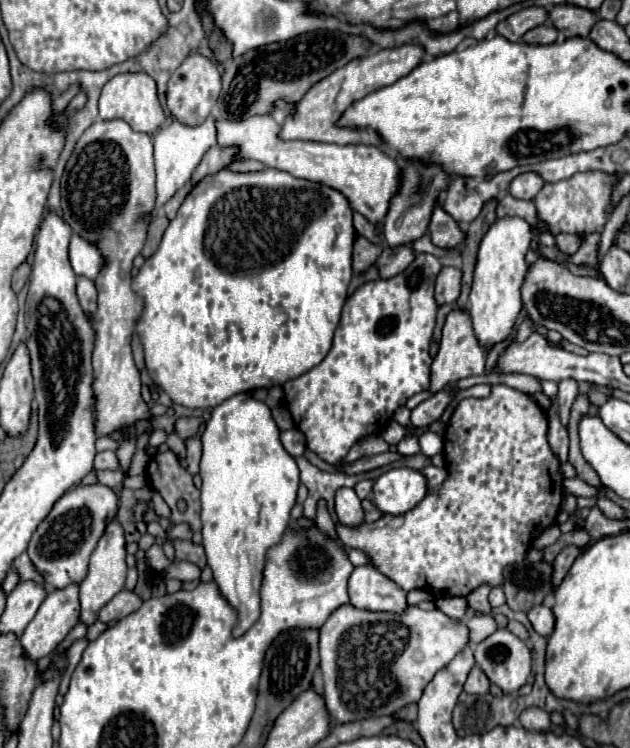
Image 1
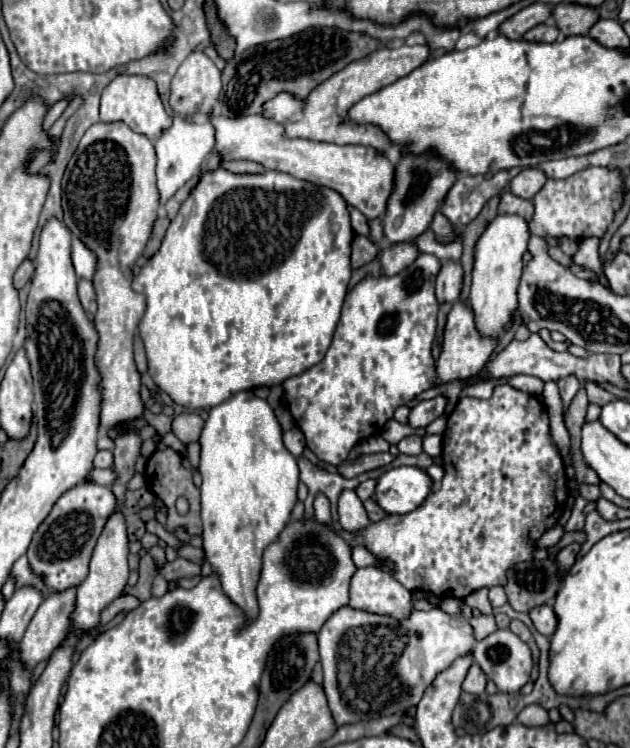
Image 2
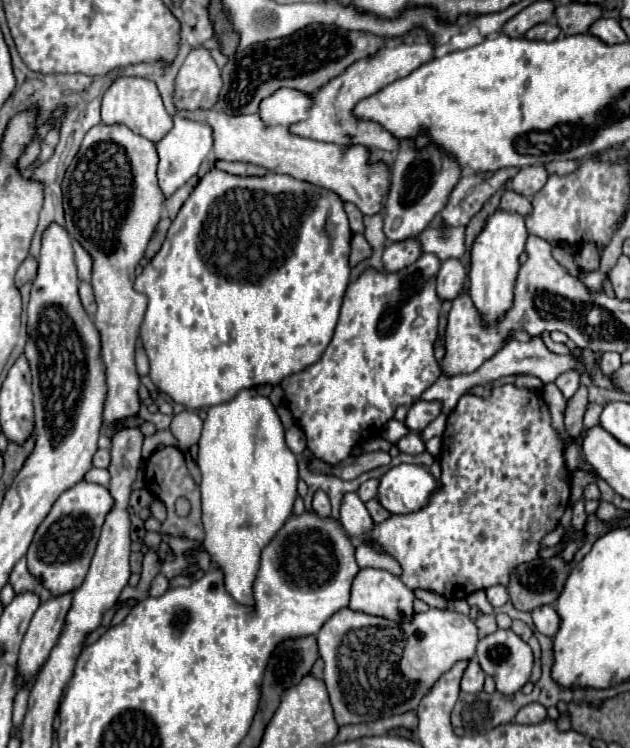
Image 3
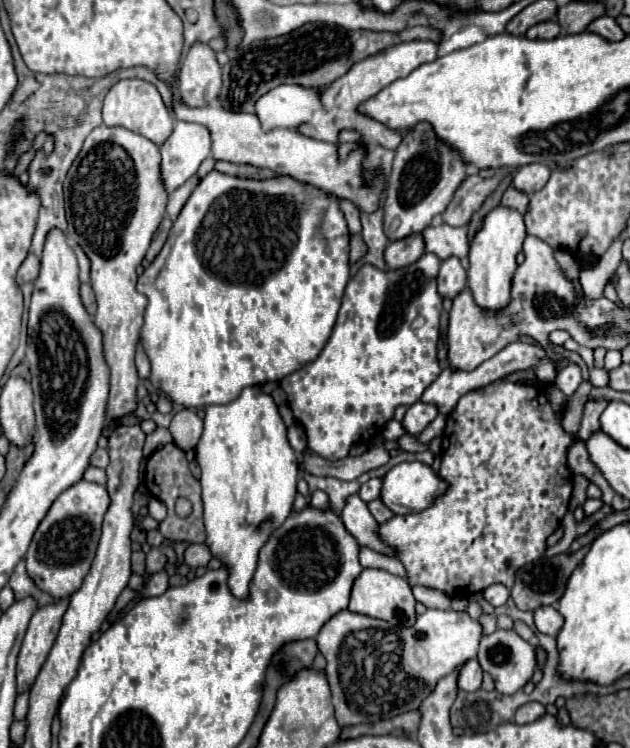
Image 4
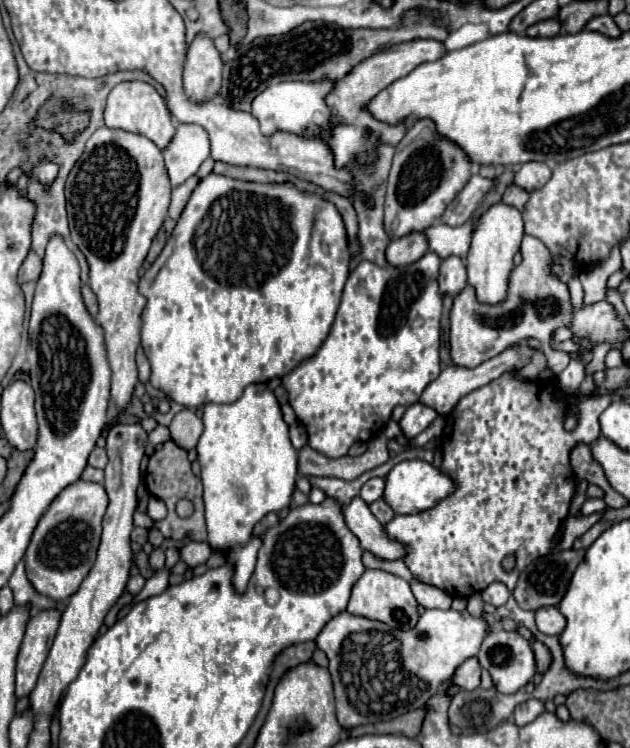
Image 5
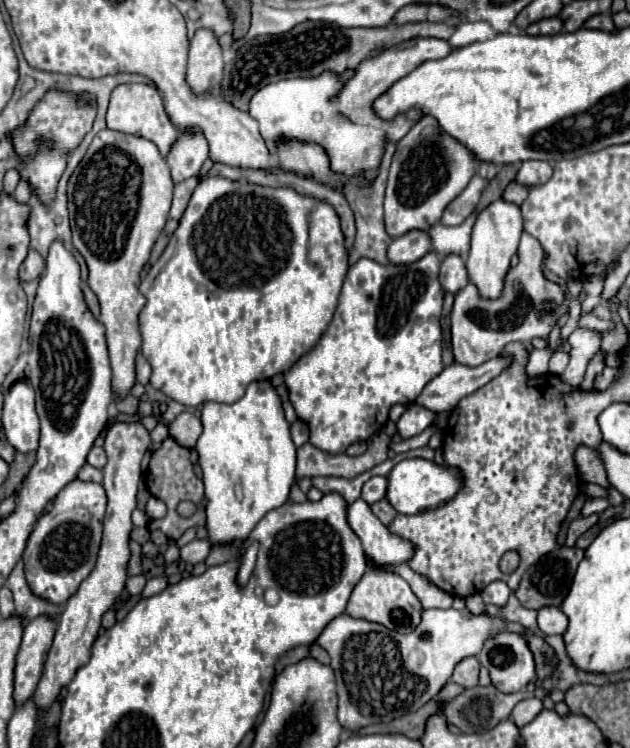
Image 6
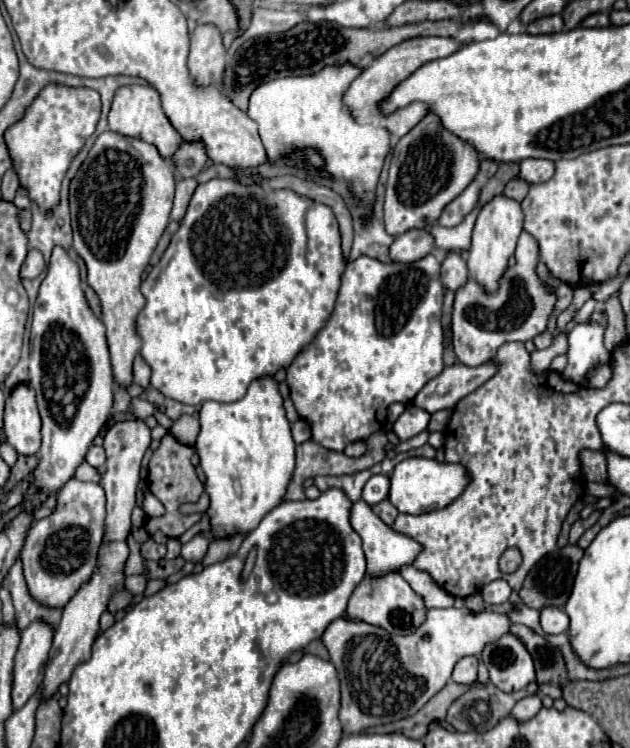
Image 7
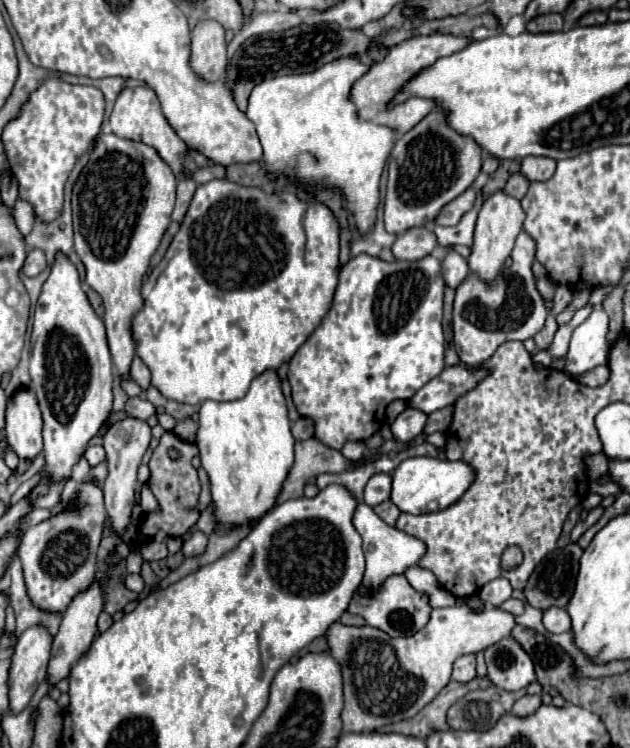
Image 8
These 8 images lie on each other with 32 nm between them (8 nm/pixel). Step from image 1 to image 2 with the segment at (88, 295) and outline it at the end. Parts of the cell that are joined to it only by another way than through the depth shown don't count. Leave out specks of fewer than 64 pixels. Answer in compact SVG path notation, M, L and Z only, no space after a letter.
M84 278L78 280L78 296L86 312L96 312L96 292L90 280L84 280Z

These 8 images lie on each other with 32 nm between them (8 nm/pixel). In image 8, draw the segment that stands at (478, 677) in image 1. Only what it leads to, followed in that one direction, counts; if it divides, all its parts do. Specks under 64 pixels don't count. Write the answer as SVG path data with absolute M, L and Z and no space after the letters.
M460 656L460 660L456 660L454 664L454 672L452 672L452 680L456 682L472 682L476 678L476 656Z

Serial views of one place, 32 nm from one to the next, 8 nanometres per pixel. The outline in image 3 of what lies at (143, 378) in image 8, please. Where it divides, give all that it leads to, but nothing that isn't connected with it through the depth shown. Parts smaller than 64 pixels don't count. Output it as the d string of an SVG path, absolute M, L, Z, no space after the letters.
M140 340L136 342L136 368L138 368L140 376L148 374L148 358L146 358L146 352L144 352Z

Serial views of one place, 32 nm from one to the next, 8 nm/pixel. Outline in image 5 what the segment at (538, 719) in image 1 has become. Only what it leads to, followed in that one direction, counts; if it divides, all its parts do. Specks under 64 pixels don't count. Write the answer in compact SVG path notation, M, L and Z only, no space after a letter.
M528 700L528 702L524 702L524 704L520 704L520 706L516 708L516 712L514 712L514 722L516 722L518 726L524 726L524 724L536 720L542 712L544 712L544 704L542 704L540 700Z

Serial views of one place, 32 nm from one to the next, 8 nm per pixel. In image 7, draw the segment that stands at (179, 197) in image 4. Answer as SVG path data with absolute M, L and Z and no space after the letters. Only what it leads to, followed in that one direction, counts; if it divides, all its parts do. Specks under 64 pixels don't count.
M186 178L186 180L180 180L176 184L176 196L174 196L174 206L172 206L172 214L170 218L172 220L182 220L186 208L188 208L188 202L190 202L190 196L194 194L198 182L194 178Z

